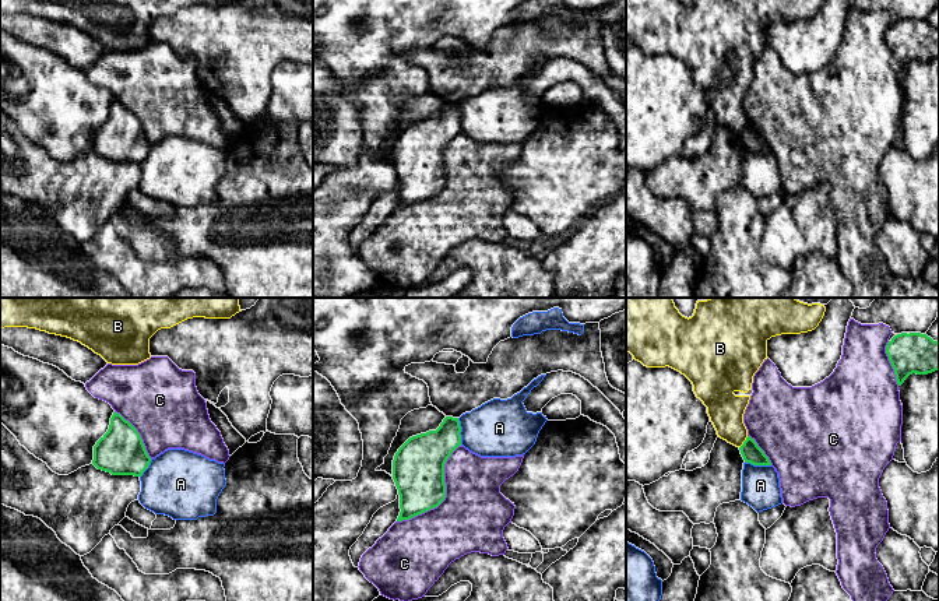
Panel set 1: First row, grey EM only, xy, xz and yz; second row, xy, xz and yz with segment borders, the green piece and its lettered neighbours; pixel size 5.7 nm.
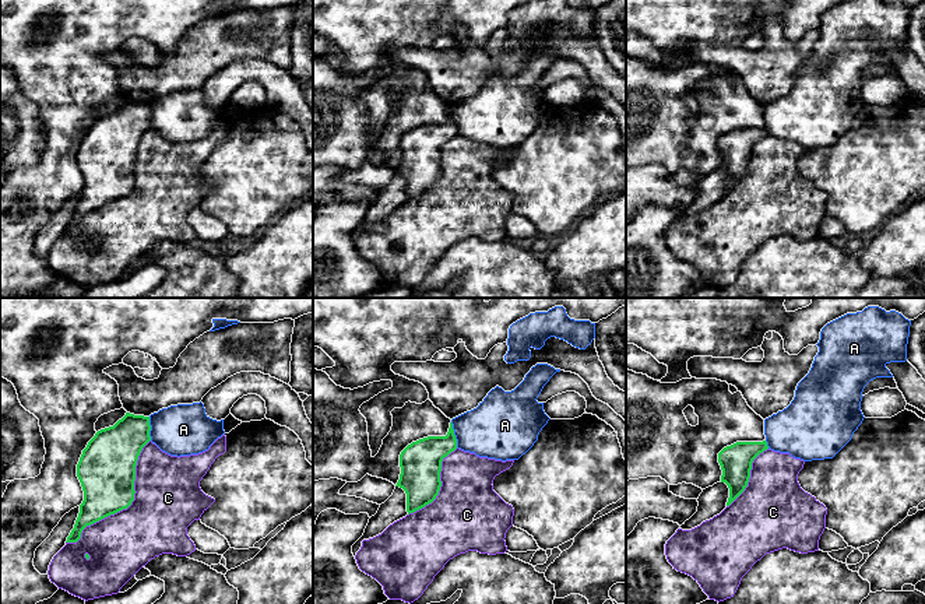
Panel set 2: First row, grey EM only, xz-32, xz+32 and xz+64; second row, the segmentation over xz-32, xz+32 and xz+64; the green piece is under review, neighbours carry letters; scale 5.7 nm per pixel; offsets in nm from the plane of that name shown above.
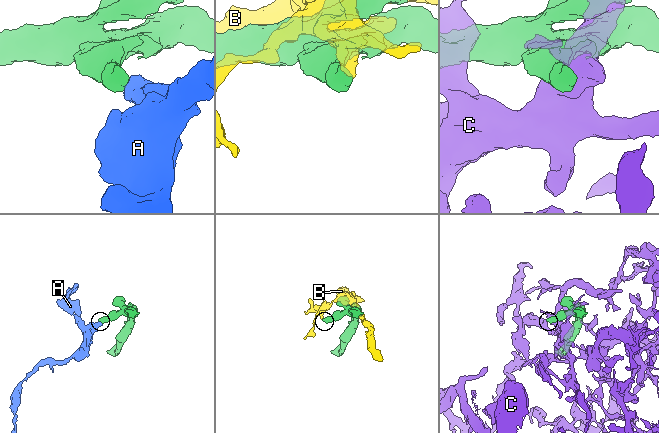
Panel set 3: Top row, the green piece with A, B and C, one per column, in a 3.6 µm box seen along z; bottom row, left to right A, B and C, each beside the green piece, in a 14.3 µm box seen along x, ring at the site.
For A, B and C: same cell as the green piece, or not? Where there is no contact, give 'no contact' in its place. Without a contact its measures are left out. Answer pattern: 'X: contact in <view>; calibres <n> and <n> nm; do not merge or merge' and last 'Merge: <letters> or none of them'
A: contact in xz; calibres 240 and 340 nm; do not merge
B: contact in yz; calibres 110 and 200 nm; do not merge
C: contact in xz; calibres 300 and 380 nm; do not merge
Merge: none of them

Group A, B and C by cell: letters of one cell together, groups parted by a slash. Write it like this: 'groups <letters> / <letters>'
groups A / B / C

